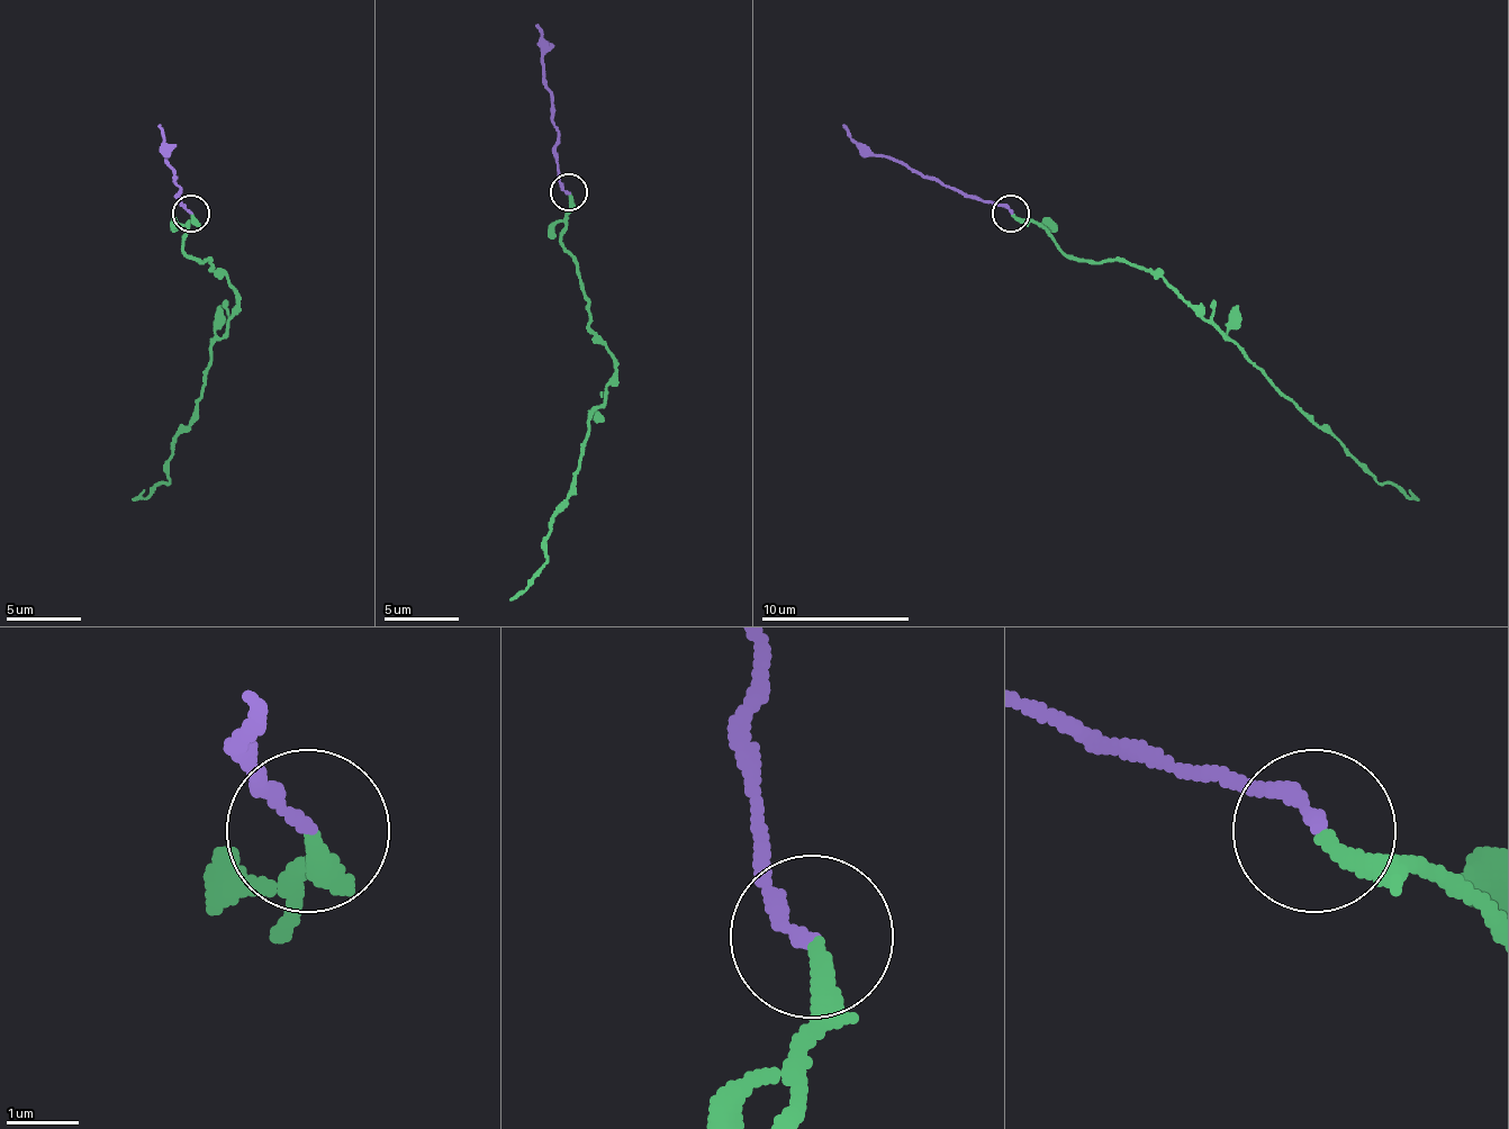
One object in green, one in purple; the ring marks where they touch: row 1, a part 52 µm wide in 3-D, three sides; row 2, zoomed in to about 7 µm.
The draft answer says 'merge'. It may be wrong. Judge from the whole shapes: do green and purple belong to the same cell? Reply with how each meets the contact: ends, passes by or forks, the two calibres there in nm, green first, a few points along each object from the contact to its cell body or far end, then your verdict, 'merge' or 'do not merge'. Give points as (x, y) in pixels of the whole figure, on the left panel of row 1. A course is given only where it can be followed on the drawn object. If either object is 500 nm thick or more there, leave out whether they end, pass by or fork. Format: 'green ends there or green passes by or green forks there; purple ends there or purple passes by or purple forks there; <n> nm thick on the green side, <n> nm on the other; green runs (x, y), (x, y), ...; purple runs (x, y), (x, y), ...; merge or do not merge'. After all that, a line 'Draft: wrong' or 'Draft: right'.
green ends there; purple ends there; 260 nm thick on the green side, 220 nm on the other; green runs (190, 213), (182, 250), (235, 290), (235, 313), (213, 343), (197, 414), (175, 440), (168, 485), (130, 499); purple runs (190, 213), (179, 201), (175, 171), (164, 160), (160, 123); merge
Draft: right

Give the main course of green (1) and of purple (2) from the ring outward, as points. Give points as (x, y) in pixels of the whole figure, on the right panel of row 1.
1: (1011, 213), (1033, 219), (1060, 250), (1082, 261), (1153, 269), (1205, 313), (1381, 485), (1399, 485), (1418, 499)
2: (1011, 213), (990, 201), (963, 198), (896, 160), (874, 156), (843, 123)

